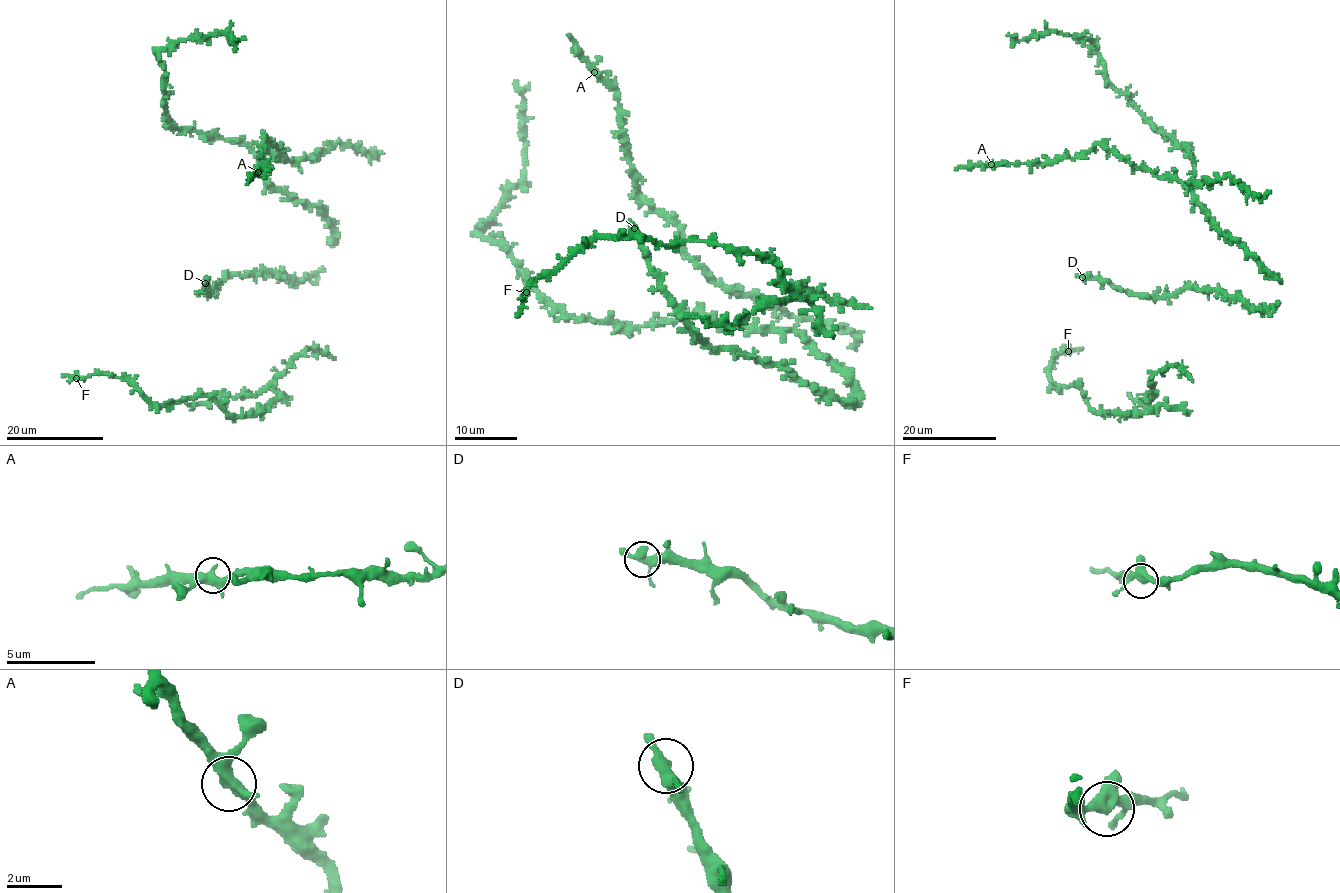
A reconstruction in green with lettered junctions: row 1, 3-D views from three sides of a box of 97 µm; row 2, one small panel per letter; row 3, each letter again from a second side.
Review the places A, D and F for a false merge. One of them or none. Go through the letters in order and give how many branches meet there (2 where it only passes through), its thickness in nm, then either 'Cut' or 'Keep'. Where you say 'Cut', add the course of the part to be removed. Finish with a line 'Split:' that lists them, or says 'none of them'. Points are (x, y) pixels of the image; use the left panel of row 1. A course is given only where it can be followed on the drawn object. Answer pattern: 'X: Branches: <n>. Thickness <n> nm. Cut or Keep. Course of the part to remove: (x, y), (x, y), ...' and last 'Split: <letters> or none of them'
A: Branches: 3. Thickness 400 nm. Keep
D: Branches: 3. Thickness 400 nm. Keep
F: Branches: 3. Thickness 380 nm. Keep
Split: none of them

